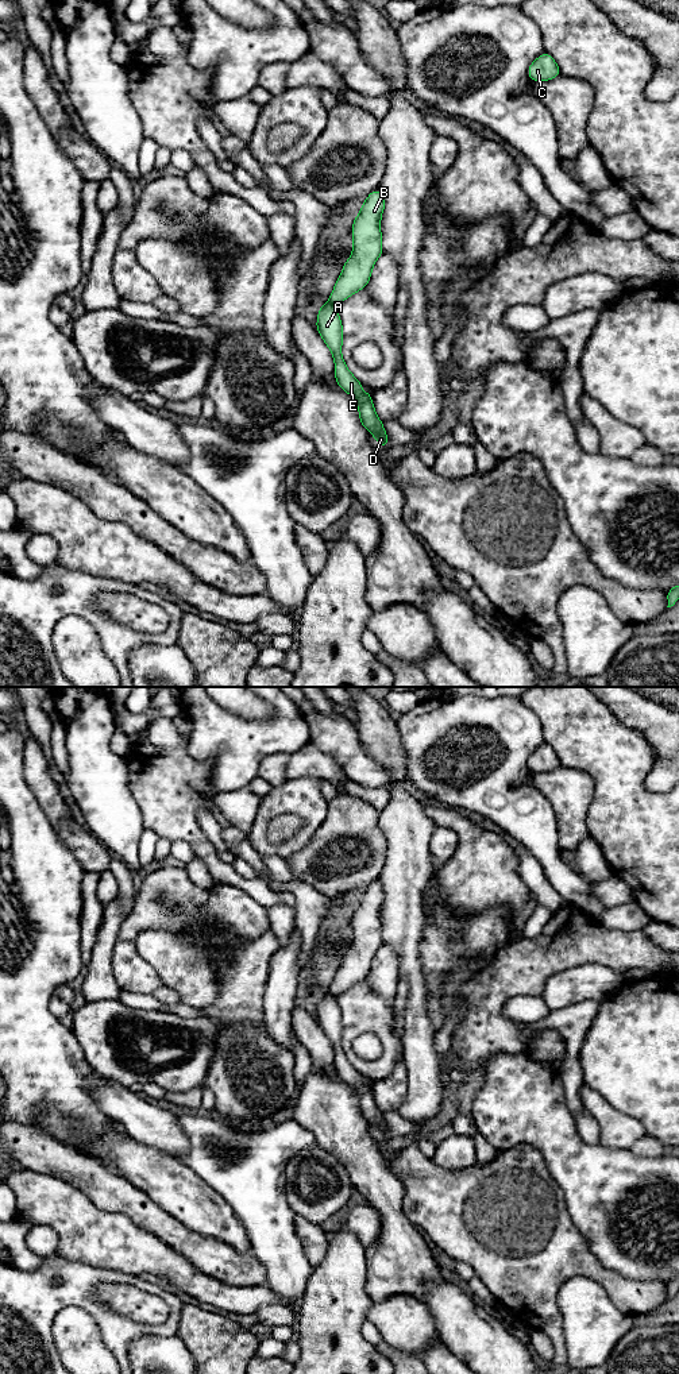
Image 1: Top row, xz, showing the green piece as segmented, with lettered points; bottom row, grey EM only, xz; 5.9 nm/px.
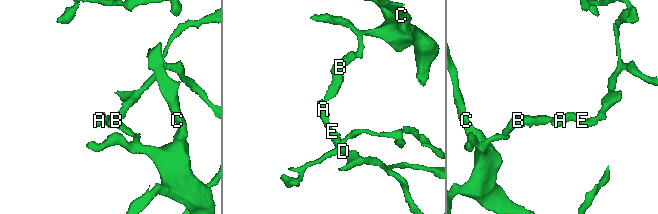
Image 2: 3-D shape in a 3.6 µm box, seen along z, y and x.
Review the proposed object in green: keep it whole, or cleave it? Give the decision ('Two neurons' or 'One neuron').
Two neurons

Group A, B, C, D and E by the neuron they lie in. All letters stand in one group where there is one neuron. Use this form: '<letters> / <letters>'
A D E / B C

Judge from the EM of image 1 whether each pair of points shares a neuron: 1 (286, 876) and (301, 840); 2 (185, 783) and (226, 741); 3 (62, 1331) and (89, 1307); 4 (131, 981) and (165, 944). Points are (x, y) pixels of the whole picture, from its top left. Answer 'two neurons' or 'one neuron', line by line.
1: two neurons
2: two neurons
3: two neurons
4: two neurons

